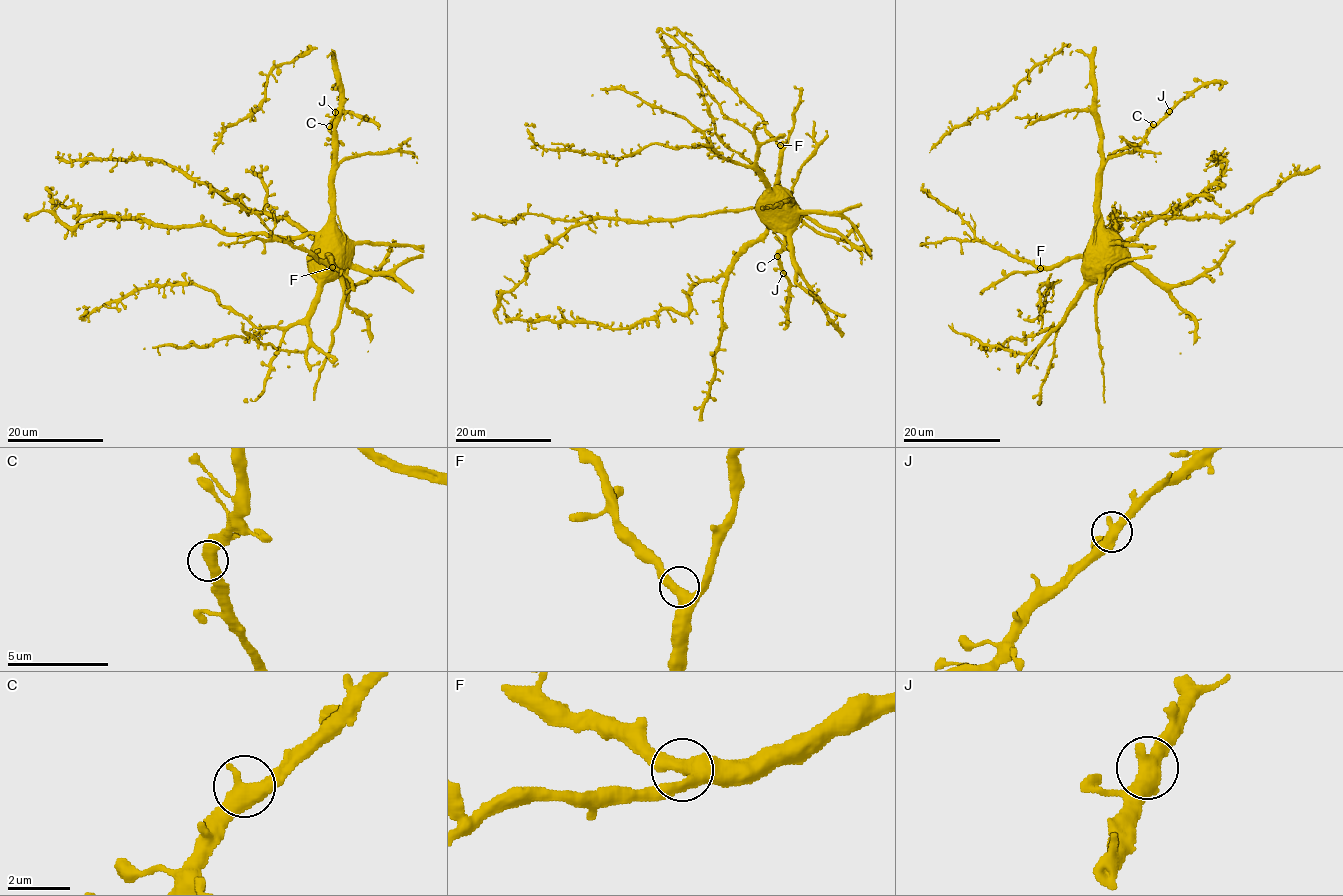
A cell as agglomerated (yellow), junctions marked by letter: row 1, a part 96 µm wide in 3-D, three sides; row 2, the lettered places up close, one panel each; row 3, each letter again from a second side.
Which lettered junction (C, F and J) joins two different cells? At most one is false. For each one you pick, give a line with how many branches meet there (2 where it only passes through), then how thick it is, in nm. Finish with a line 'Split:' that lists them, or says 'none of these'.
Split: none of these

